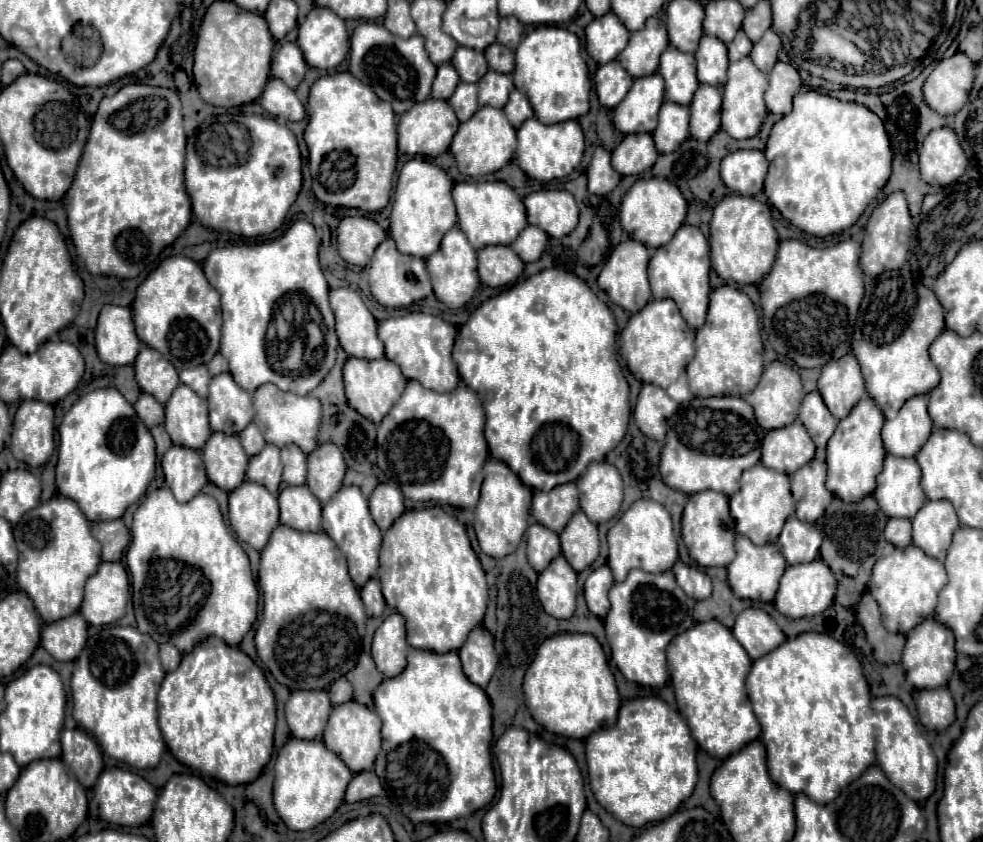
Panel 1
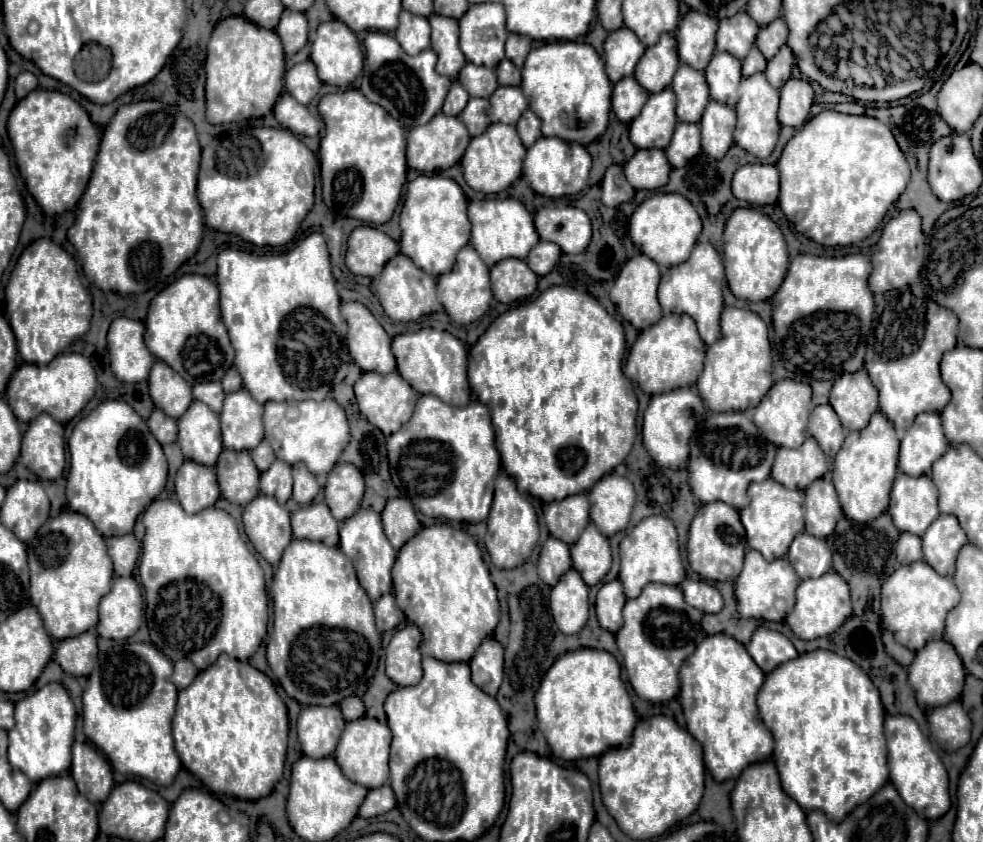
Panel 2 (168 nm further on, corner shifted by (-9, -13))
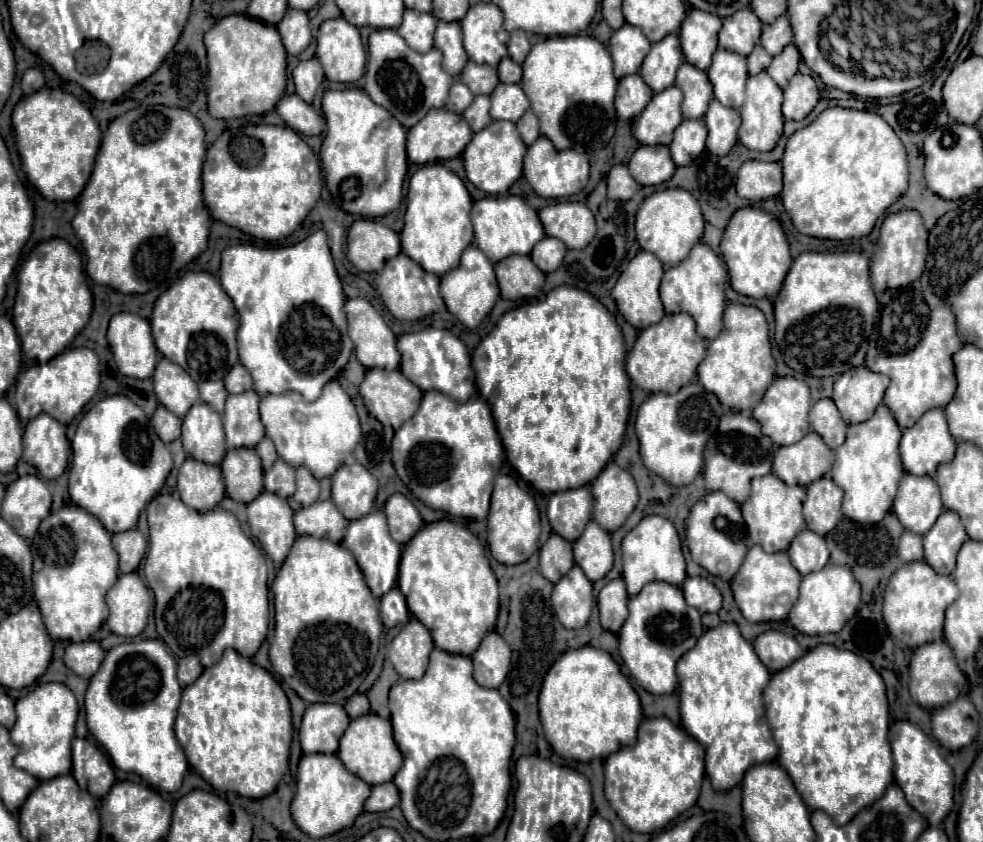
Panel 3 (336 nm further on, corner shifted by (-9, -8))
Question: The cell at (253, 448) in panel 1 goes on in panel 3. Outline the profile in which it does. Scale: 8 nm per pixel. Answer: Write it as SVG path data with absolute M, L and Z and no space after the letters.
M264 437L264 439L254 447L254 451L260 455L262 465L264 465L266 471L268 471L268 469L274 465L274 461L278 459L278 453L276 453L276 449L274 449L274 443L272 443L268 437Z

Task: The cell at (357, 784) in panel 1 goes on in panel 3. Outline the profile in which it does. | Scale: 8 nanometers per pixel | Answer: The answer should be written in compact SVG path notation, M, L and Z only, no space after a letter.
M386 783L386 785L374 785L372 787L372 795L366 799L364 809L368 813L378 813L378 811L388 811L394 805L398 805L400 801L400 793L396 789L394 783Z

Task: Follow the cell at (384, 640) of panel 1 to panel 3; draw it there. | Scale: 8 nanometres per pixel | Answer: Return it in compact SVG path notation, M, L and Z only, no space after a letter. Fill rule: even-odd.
M412 619L408 625L392 639L388 647L388 659L402 679L420 679L428 667L428 655L434 649L430 631ZM424 665L424 671L422 671Z

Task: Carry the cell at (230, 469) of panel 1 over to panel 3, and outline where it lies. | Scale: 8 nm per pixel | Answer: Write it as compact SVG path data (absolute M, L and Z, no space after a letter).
M230 449L222 461L226 493L234 501L250 503L262 493L262 463L254 449Z

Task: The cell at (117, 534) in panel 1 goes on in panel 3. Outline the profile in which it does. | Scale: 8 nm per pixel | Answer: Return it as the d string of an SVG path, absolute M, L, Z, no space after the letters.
M130 529L126 533L116 533L116 535L112 535L112 545L120 555L120 573L136 571L146 553L144 535L138 529Z

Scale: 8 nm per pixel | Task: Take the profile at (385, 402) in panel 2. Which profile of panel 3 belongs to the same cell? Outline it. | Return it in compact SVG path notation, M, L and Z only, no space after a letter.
M368 369L364 381L360 383L360 395L372 417L376 417L382 425L390 425L392 429L398 429L404 421L408 421L416 413L422 399L422 389L418 389L412 381L408 381L398 369L396 371Z

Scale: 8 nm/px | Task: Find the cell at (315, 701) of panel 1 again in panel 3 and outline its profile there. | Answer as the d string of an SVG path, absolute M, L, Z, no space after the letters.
M338 703L308 705L300 725L300 745L304 753L336 753L338 741L350 723L348 713Z

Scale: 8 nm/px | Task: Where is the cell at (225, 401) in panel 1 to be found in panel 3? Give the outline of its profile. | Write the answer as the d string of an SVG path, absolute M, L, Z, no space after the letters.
M256 391L228 395L222 415L226 431L226 447L254 447L264 437L264 425L258 415L260 397Z

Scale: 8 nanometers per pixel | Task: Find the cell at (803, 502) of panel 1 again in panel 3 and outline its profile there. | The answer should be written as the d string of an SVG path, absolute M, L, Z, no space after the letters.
M826 475L814 481L812 485L808 485L806 491L808 495L804 501L804 517L806 517L808 529L818 535L830 533L842 517L840 513L842 489L834 485L830 475Z

